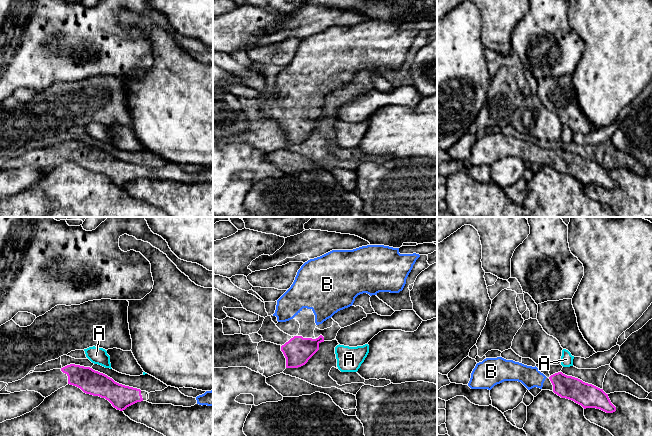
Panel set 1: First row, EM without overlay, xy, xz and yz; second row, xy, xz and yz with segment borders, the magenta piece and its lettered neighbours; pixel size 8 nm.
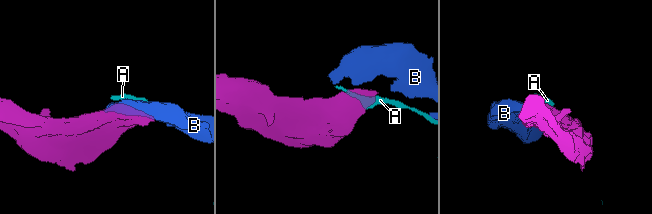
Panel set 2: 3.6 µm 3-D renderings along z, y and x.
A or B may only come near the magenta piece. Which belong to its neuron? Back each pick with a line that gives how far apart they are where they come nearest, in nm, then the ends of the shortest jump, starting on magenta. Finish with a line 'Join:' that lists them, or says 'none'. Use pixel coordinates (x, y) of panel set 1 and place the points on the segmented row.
B: 20 nm apart; from magenta across yz (549, 377), (546, 377)
Join: B

